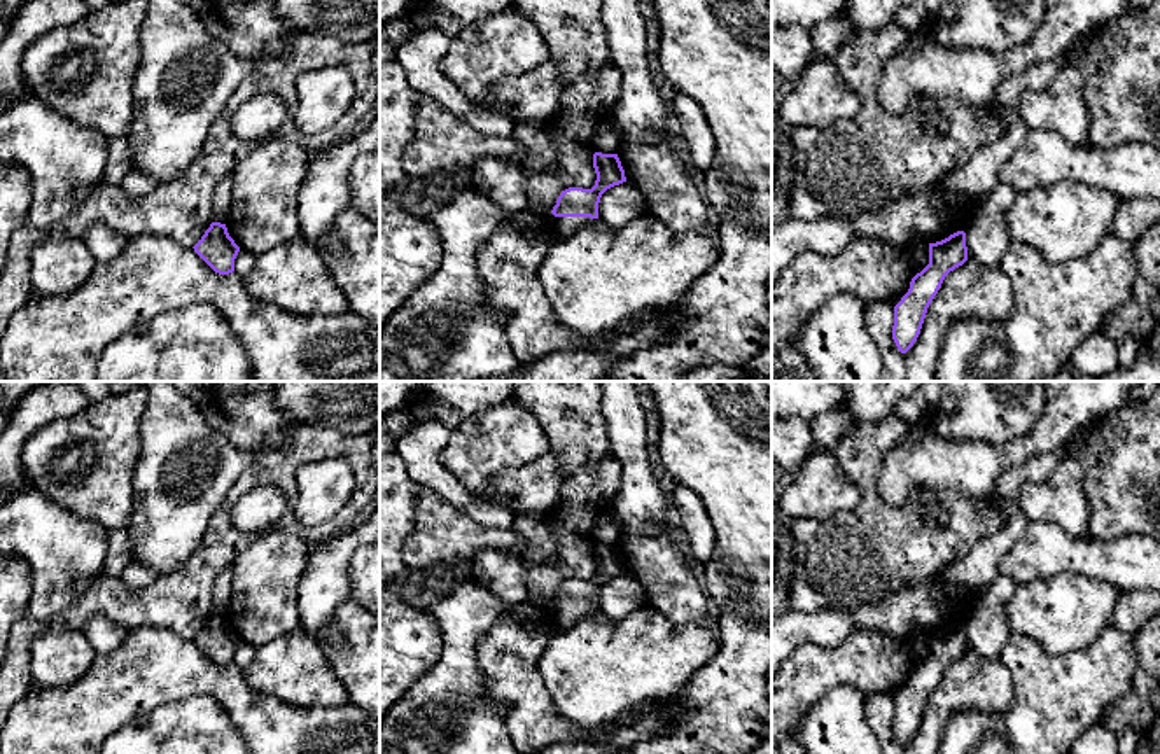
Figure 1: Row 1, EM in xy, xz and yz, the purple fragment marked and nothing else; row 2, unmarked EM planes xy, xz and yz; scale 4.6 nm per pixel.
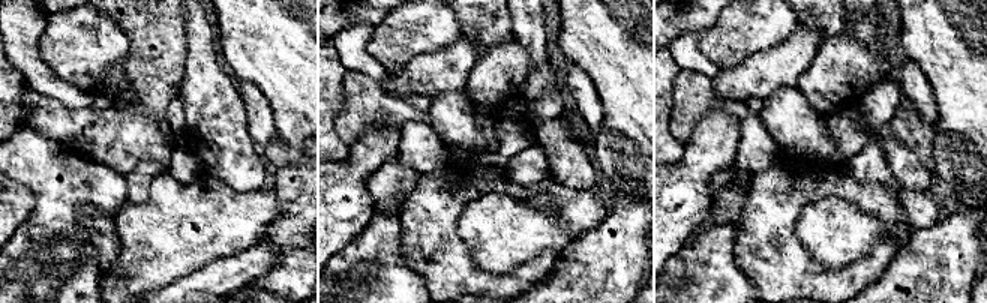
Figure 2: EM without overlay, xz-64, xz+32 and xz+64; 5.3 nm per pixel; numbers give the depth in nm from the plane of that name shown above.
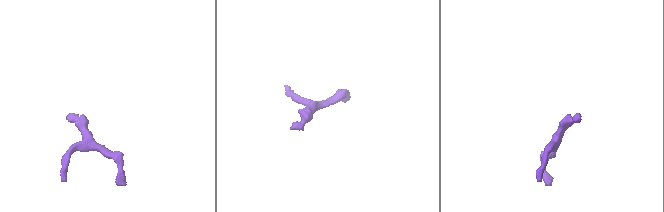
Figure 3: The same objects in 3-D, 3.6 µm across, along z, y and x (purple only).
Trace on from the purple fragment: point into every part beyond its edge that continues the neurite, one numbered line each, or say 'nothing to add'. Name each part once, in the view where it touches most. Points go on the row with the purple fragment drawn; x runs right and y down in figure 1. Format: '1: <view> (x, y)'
1: xz (566, 226)

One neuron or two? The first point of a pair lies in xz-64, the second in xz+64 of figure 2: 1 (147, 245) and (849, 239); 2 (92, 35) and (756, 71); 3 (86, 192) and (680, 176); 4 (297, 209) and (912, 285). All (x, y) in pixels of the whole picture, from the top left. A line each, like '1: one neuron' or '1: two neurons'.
1: one neuron
2: two neurons
3: two neurons
4: one neuron

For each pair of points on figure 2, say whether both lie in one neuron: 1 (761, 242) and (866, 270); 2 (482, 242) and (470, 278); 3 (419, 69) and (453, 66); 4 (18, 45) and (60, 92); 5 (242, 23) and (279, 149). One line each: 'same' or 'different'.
1: same
2: different
3: same
4: same
5: same

